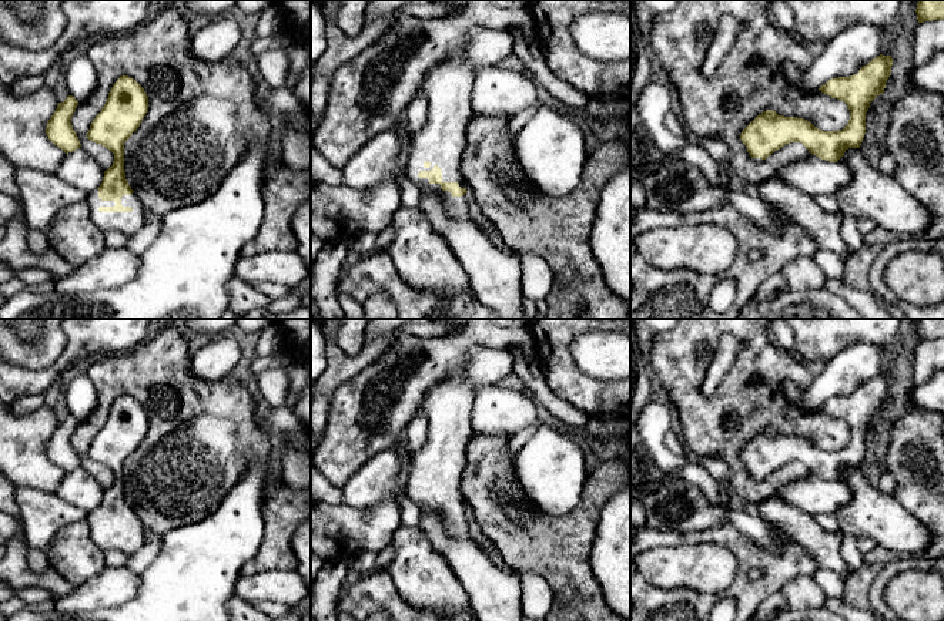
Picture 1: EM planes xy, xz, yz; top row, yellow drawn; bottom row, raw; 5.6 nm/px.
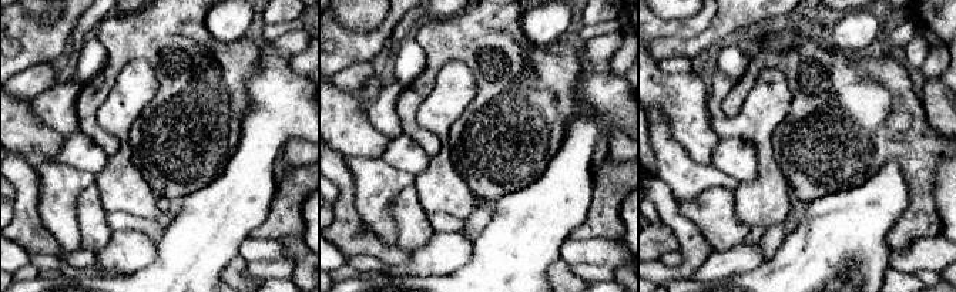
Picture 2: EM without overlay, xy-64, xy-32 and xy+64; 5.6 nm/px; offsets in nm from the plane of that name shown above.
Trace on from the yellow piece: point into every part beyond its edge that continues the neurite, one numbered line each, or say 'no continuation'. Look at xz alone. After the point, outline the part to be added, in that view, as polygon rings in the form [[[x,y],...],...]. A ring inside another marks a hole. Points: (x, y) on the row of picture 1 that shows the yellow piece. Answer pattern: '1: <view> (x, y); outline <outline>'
1: xz (447, 86); outline [[[473,27],[463,50],[433,67],[422,83],[422,93],[428,100],[428,117],[424,127],[409,134],[408,178],[418,189],[426,189],[439,197],[445,212],[456,219],[471,219],[466,194],[452,197],[439,184],[419,178],[421,171],[441,168],[443,182],[458,182],[465,188],[461,177],[461,160],[466,145],[466,127],[473,117],[471,93],[475,70],[496,66],[513,54],[516,38],[511,30]]]

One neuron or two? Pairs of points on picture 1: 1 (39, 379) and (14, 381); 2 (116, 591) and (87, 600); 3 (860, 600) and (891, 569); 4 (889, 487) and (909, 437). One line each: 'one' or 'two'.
1: one
2: one
3: two
4: two

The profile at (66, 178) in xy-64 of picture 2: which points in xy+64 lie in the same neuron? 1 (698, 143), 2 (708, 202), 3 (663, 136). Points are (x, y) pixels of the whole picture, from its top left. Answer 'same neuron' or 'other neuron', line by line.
1: other neuron
2: other neuron
3: same neuron

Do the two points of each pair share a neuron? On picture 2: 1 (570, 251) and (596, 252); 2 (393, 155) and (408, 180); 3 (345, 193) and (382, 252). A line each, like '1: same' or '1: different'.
1: same
2: different
3: same

